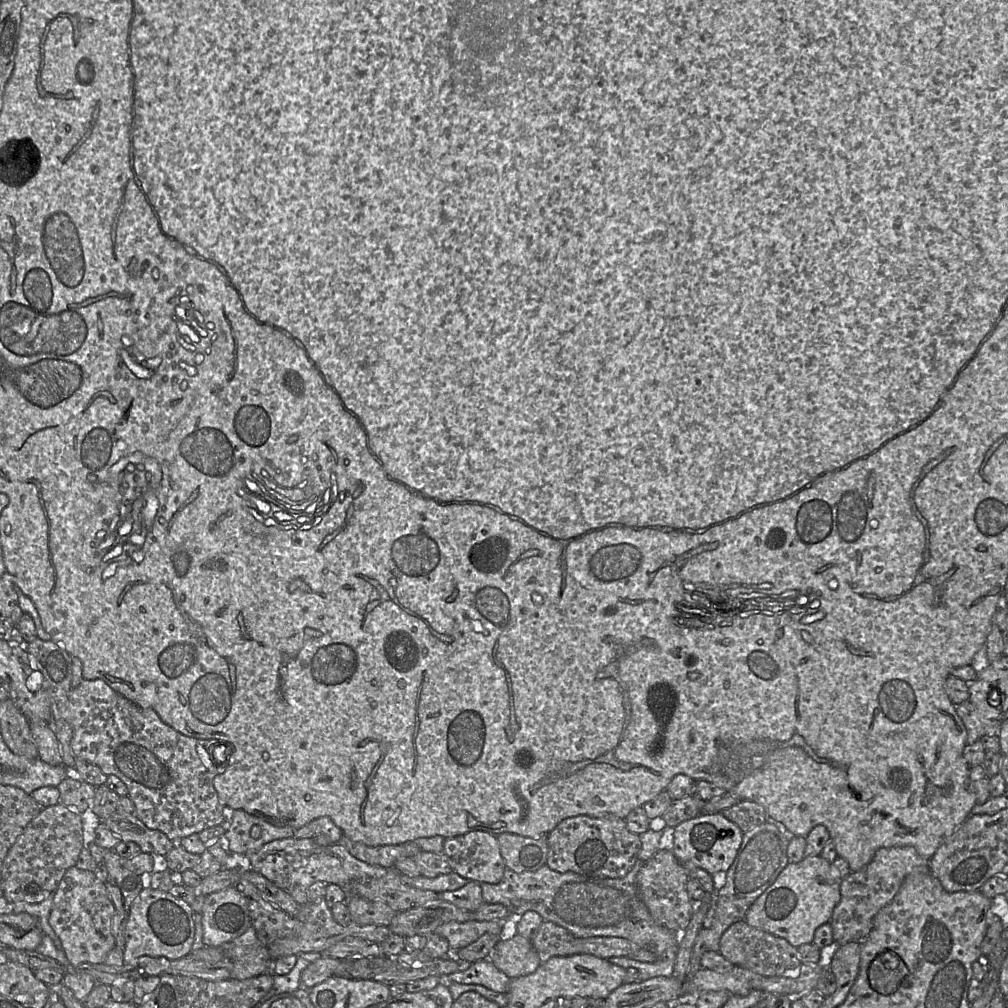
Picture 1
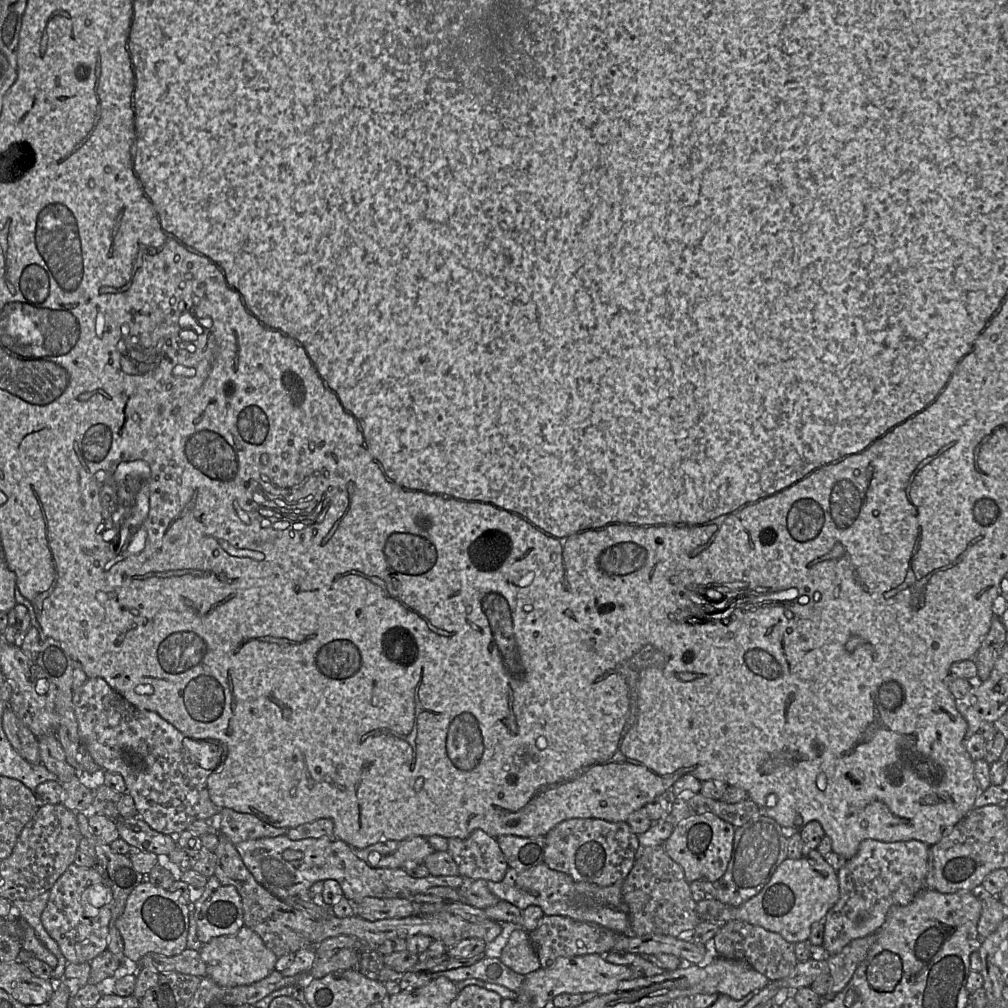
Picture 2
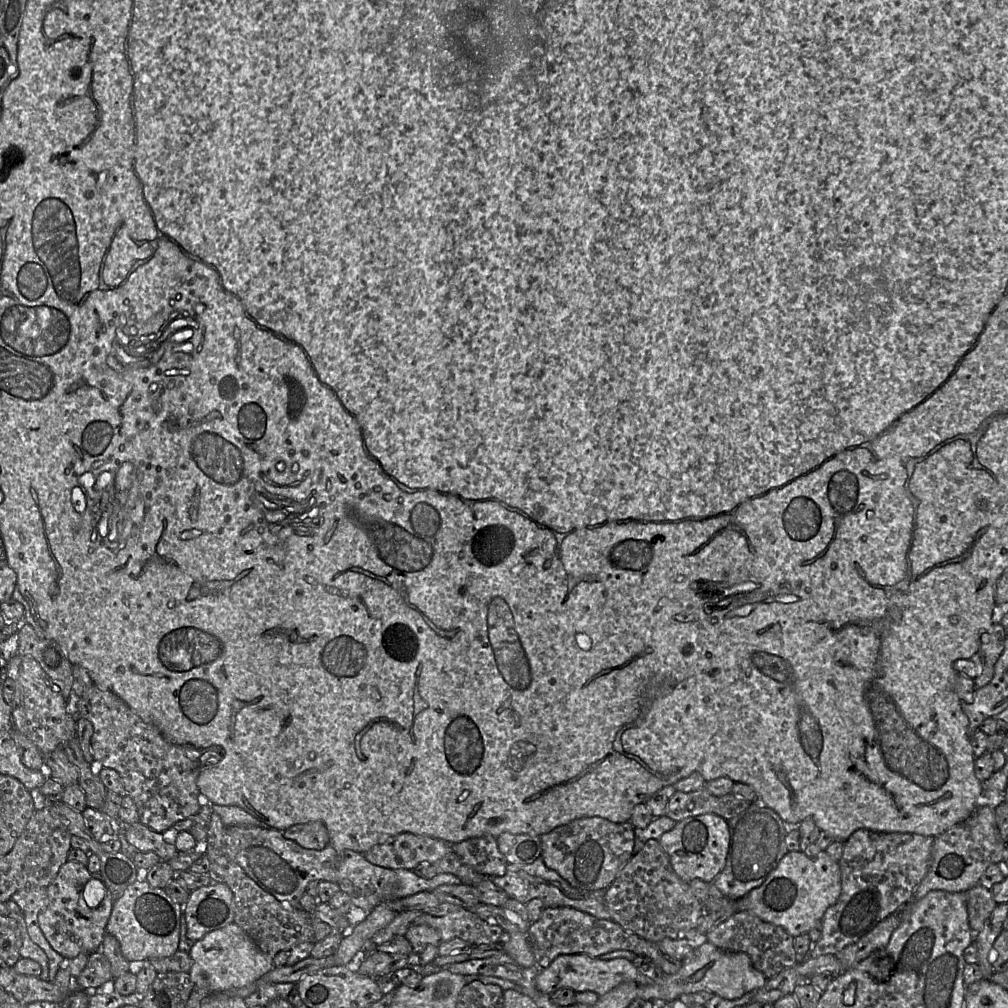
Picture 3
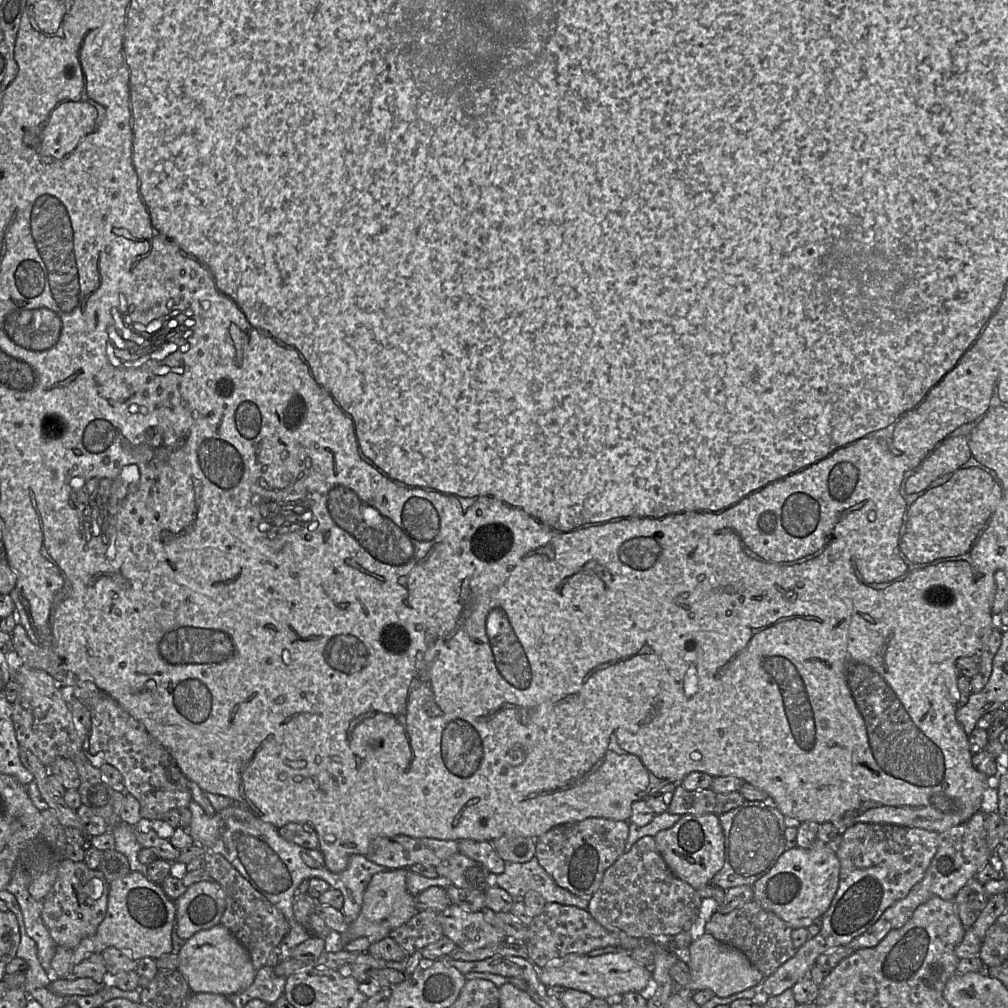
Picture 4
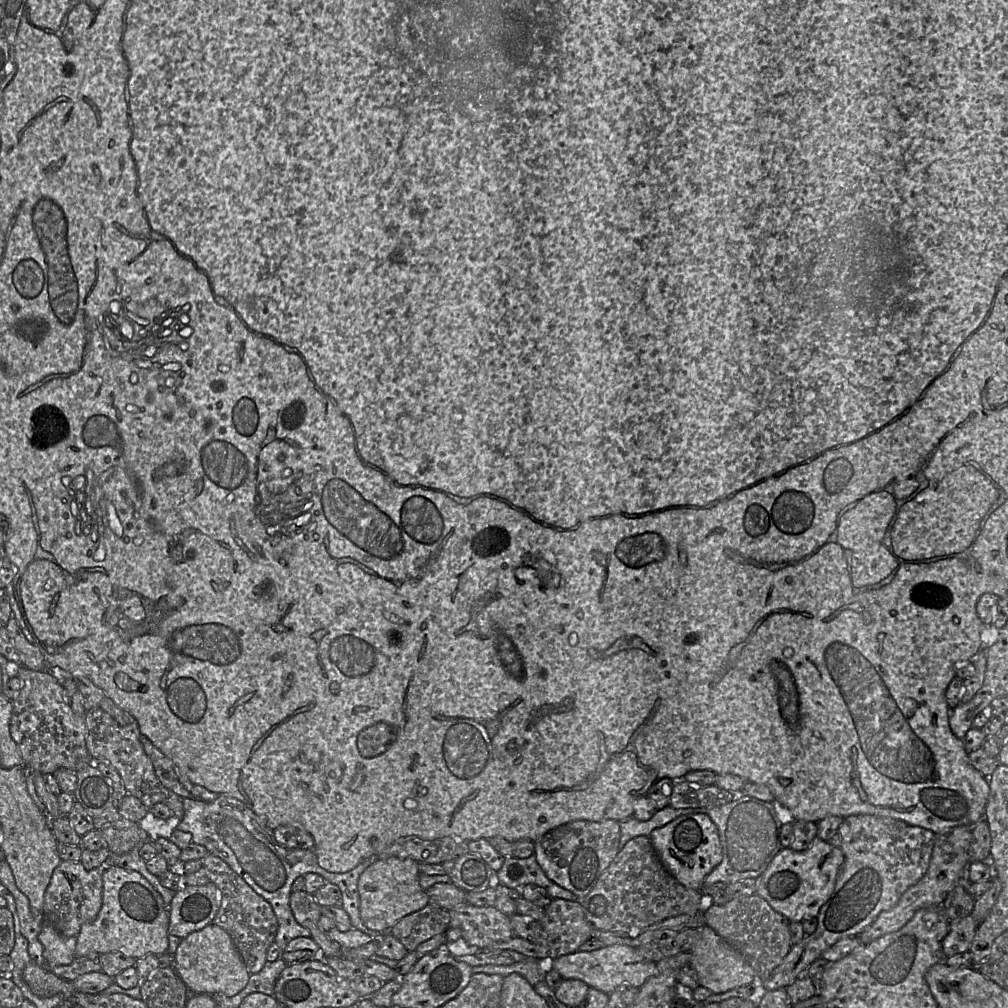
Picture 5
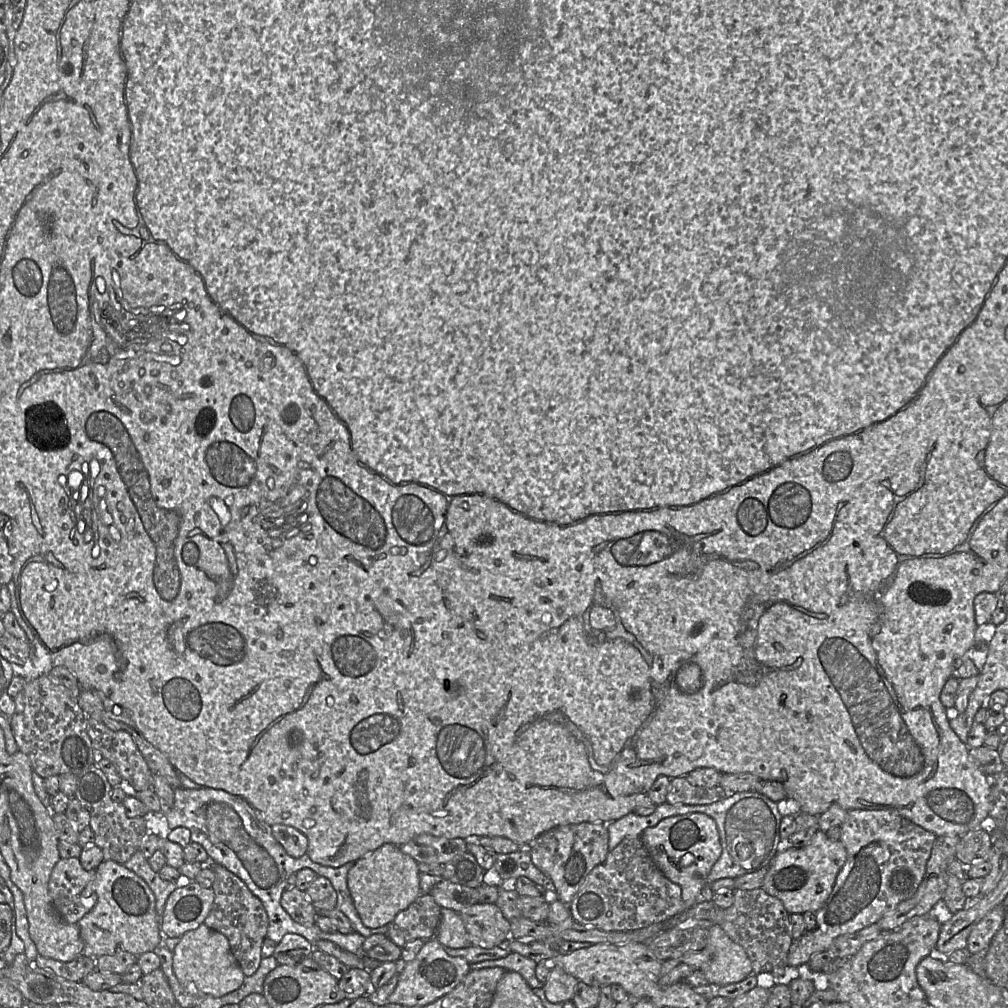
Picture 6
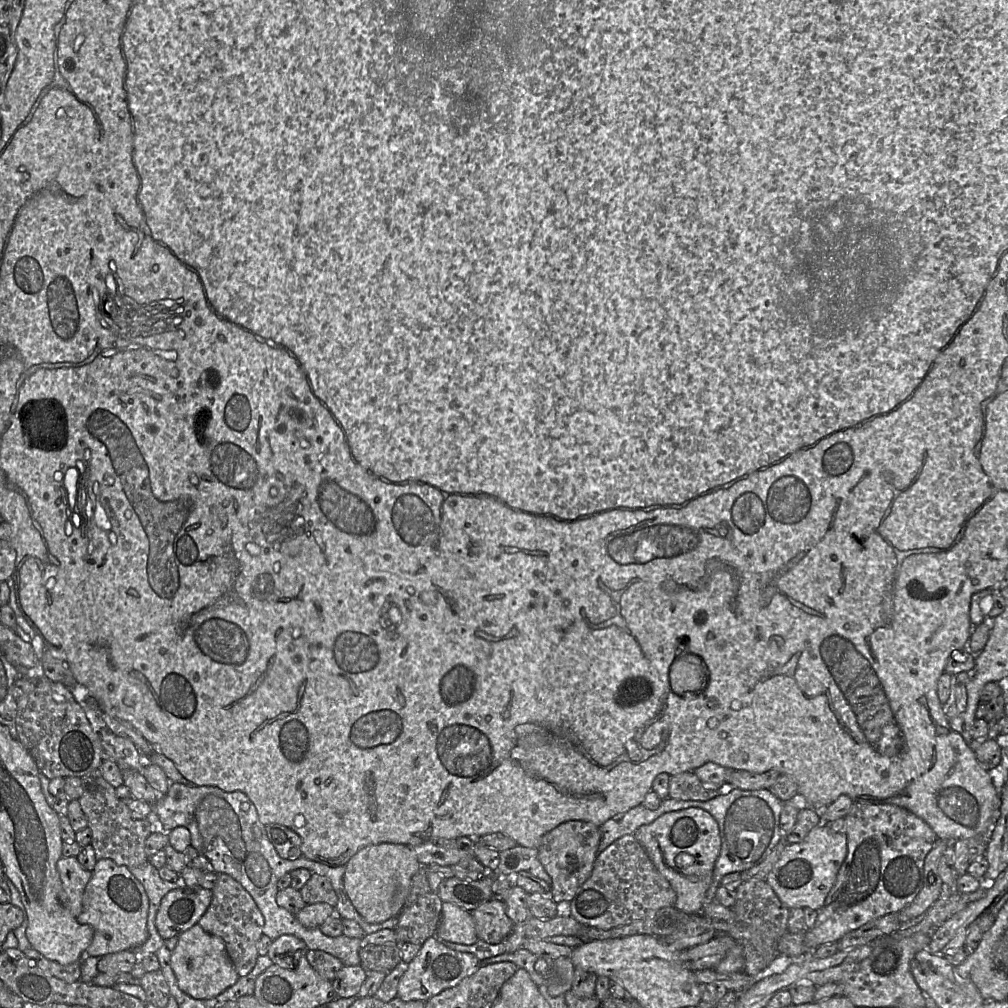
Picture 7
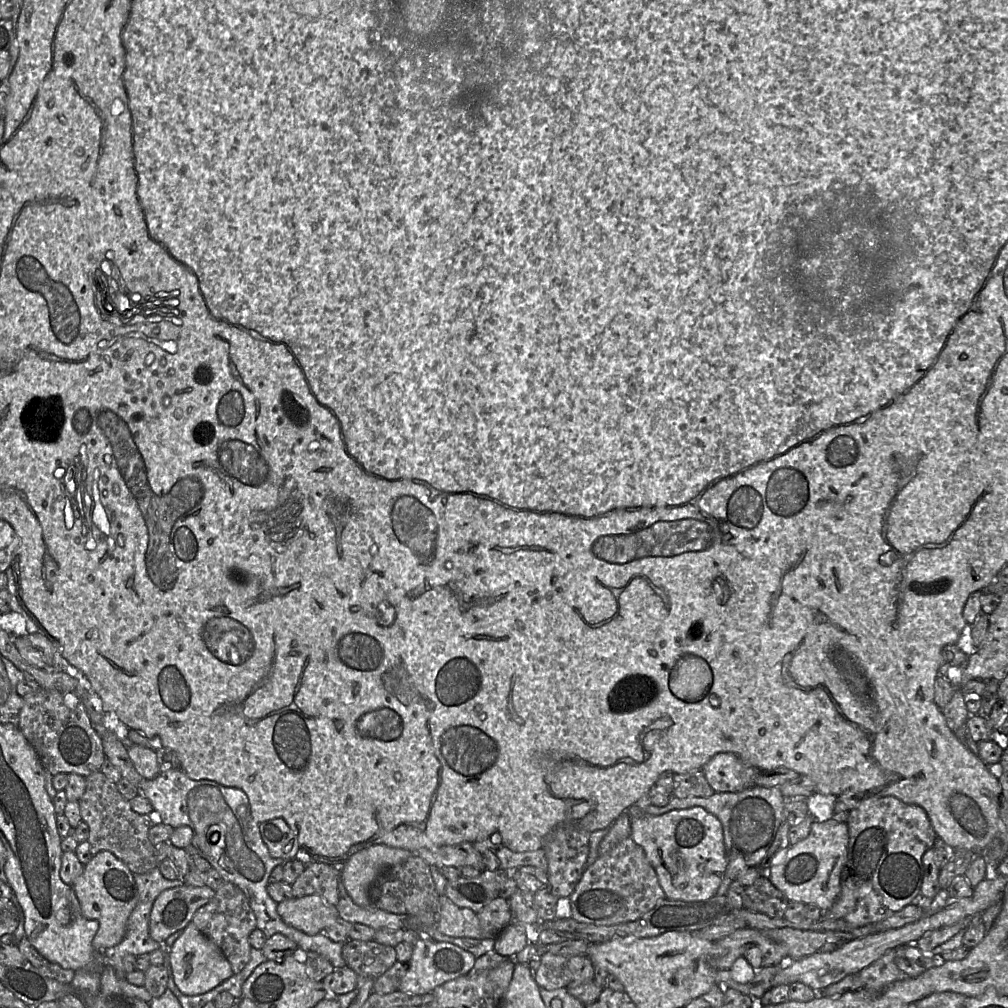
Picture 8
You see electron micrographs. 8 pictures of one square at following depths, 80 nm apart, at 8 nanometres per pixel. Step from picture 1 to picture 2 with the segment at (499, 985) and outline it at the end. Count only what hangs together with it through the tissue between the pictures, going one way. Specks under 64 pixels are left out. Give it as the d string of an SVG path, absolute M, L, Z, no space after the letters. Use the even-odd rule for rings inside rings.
M484 957L470 966L441 971L431 975L432 980L445 976L454 983L475 978L488 983L502 985L517 993L523 985L525 975L519 974L504 965L498 957Z

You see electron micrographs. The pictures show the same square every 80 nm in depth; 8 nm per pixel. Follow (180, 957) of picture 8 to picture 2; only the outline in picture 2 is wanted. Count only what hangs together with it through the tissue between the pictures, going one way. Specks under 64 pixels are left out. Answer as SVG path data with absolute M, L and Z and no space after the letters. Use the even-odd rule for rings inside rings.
M243 926L232 935L215 937L199 949L207 966L207 976L220 986L249 985L268 976L275 970L277 956L268 949L262 939L250 928Z

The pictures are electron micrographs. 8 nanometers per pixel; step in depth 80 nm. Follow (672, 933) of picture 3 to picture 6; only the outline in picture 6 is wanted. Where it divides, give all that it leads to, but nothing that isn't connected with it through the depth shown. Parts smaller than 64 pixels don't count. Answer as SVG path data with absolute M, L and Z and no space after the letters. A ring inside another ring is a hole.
M637 836L624 838L610 850L568 905L575 921L604 931L638 930L687 910L681 887L659 870Z

